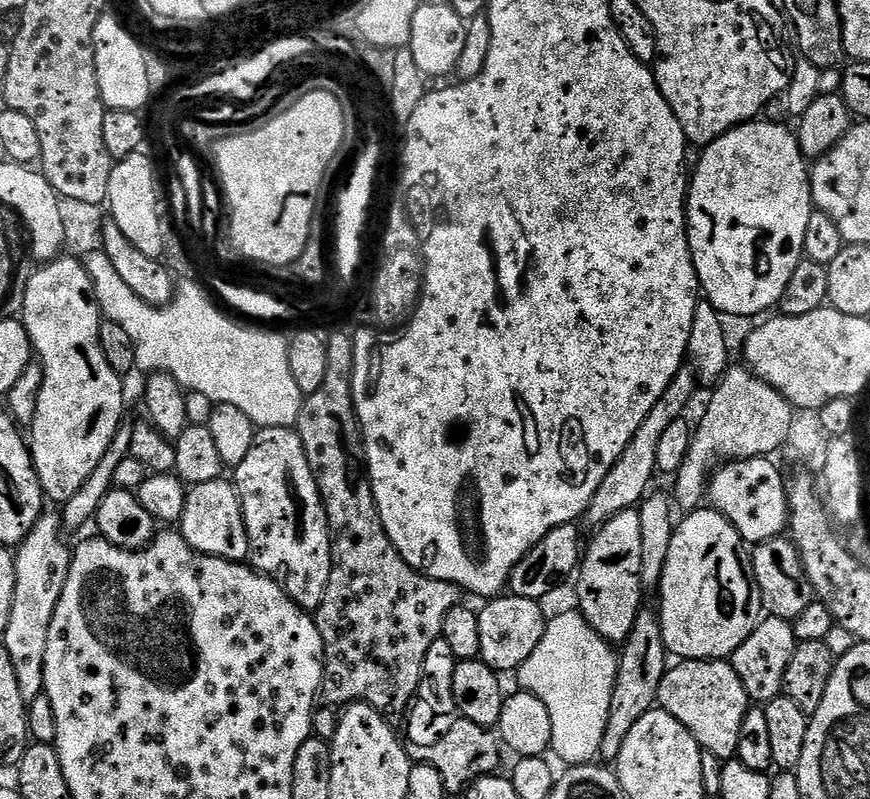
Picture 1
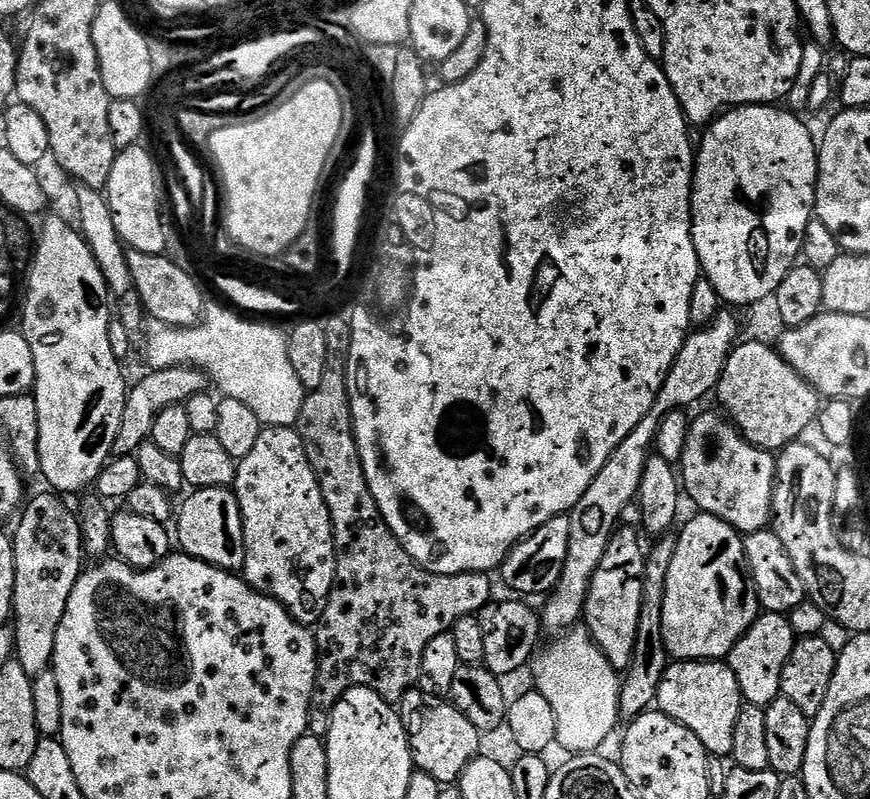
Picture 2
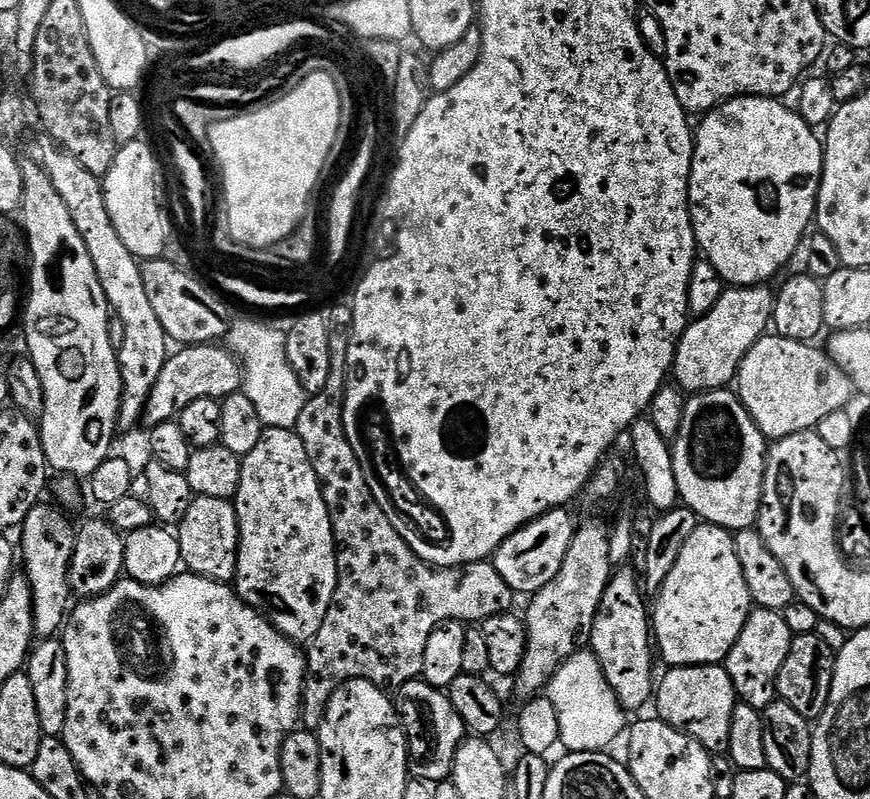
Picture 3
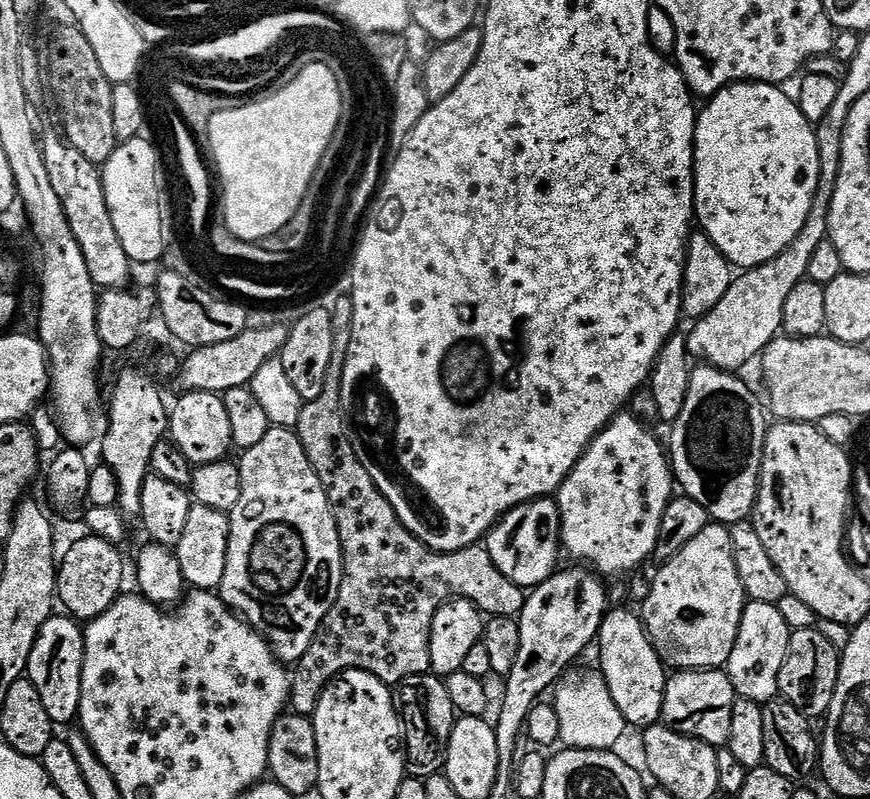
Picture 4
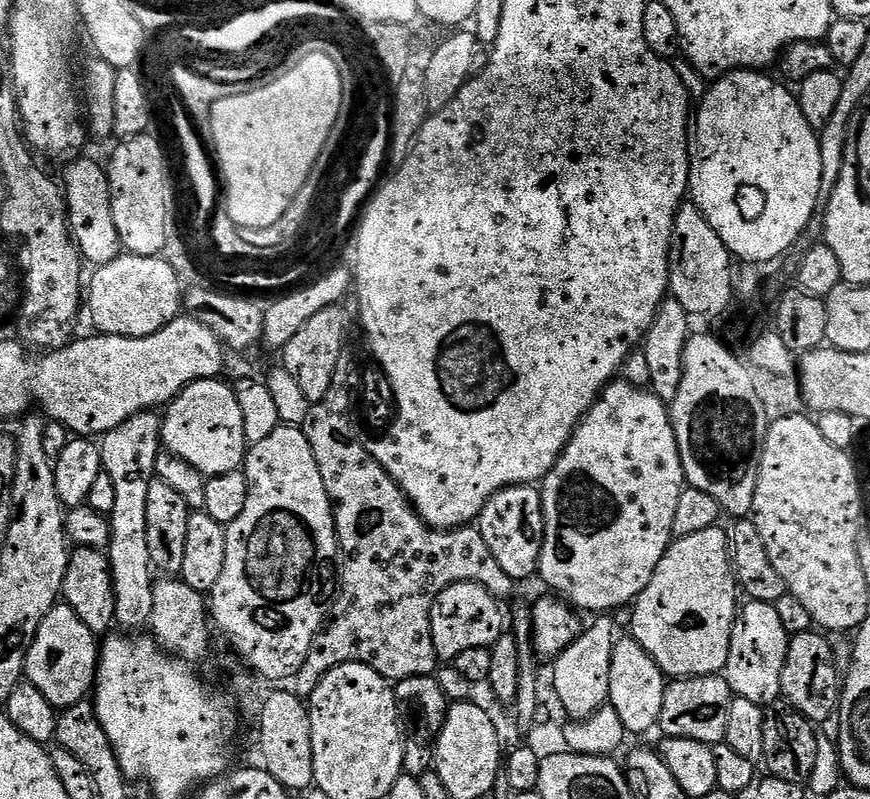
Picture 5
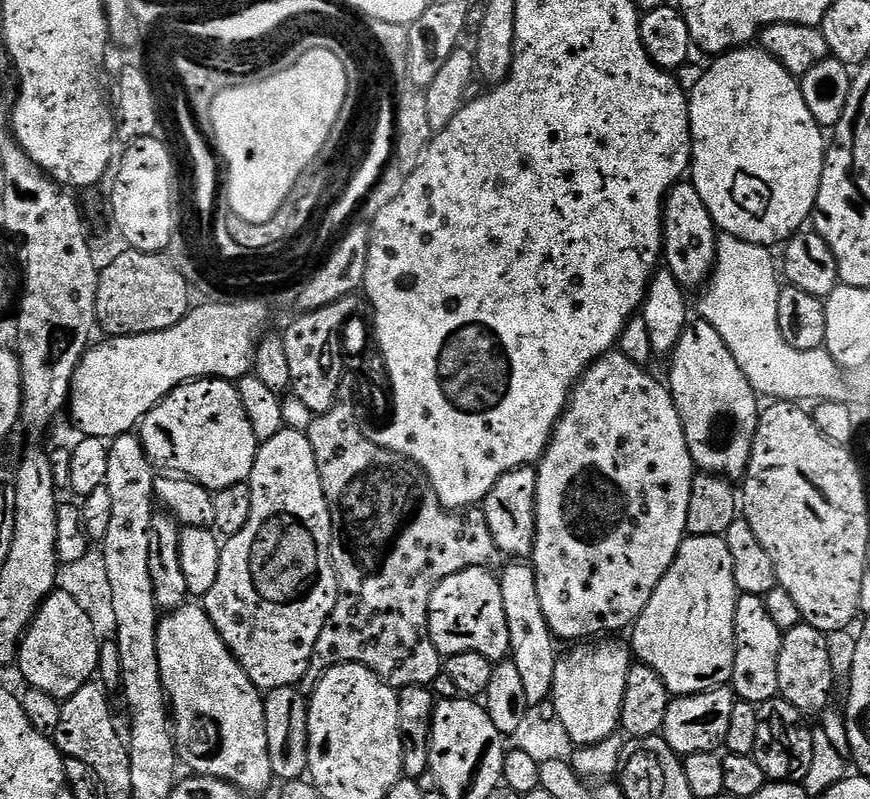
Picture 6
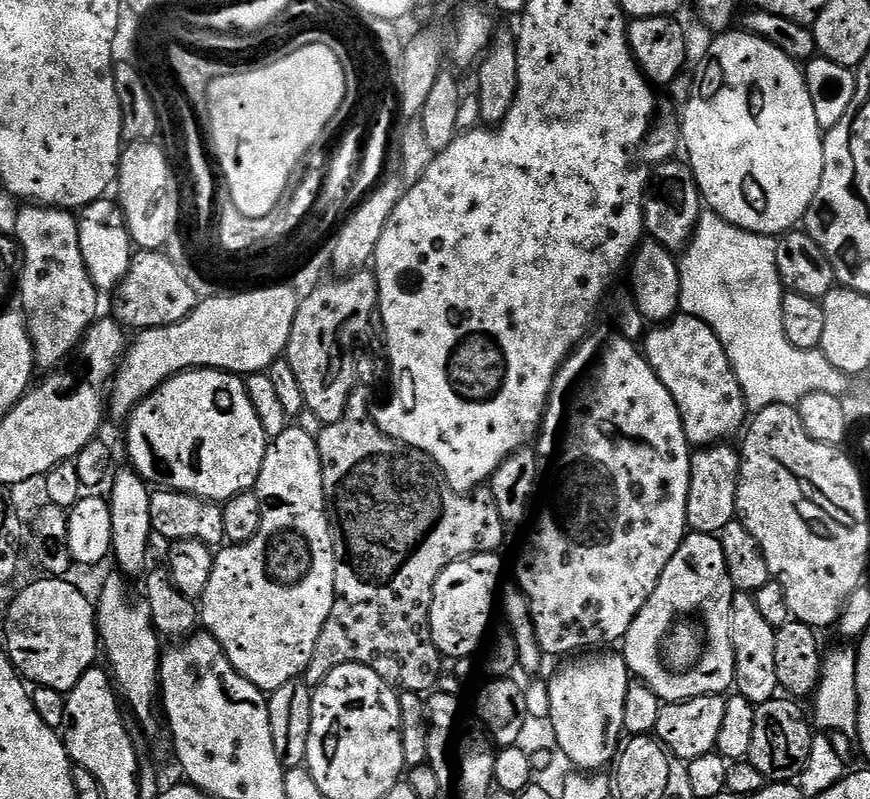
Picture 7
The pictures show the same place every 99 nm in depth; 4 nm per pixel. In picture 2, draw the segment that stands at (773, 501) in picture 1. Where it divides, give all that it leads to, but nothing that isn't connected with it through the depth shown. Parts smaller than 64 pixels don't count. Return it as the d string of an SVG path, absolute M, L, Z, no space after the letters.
M704 412L697 420L695 417L689 423L686 446L678 462L679 471L682 473L683 491L687 499L689 496L700 507L697 509L701 513L722 518L741 534L765 531L772 520L772 495L776 489L776 456L769 449L753 446L741 434L739 428L729 421L727 415L716 412Z

